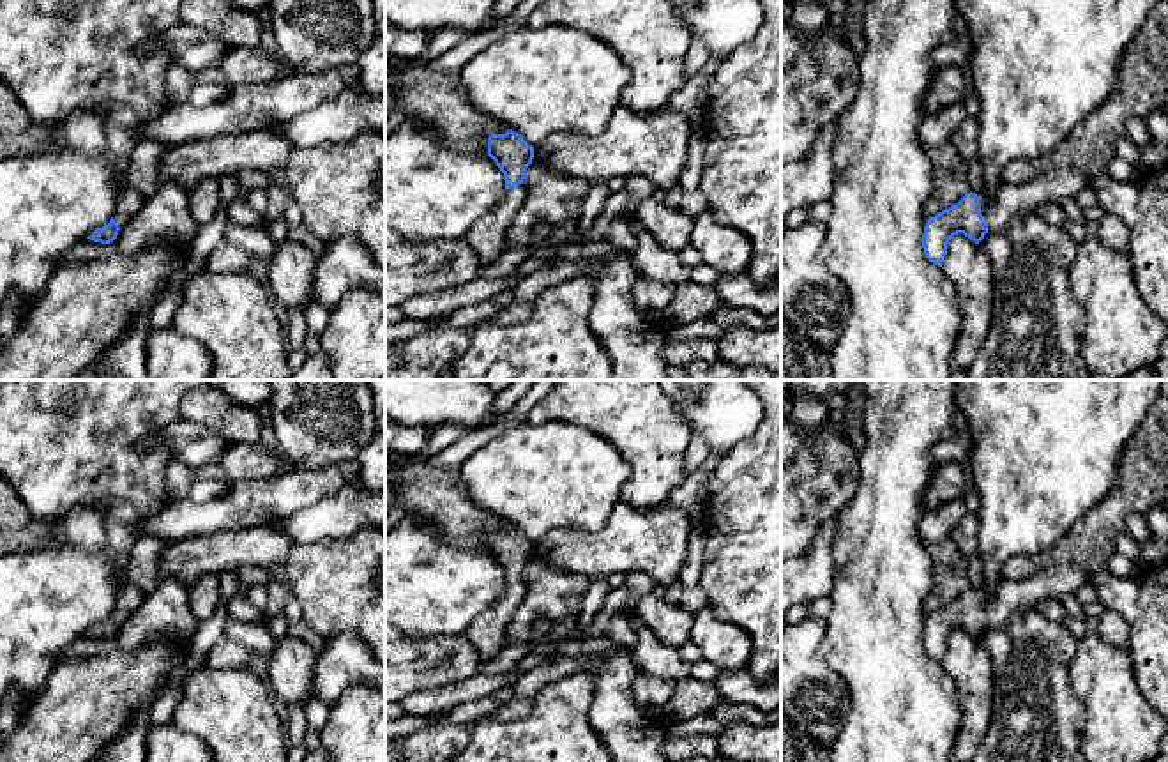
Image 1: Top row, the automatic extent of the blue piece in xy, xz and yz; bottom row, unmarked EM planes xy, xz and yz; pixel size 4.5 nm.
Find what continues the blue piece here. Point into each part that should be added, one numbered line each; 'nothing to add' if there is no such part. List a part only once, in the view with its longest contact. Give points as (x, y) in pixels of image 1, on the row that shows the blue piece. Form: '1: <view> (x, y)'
1: yz (1011, 202)

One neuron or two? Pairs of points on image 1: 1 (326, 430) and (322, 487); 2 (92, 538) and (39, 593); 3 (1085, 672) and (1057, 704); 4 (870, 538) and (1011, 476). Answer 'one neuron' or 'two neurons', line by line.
1: two neurons
2: two neurons
3: two neurons
4: two neurons

